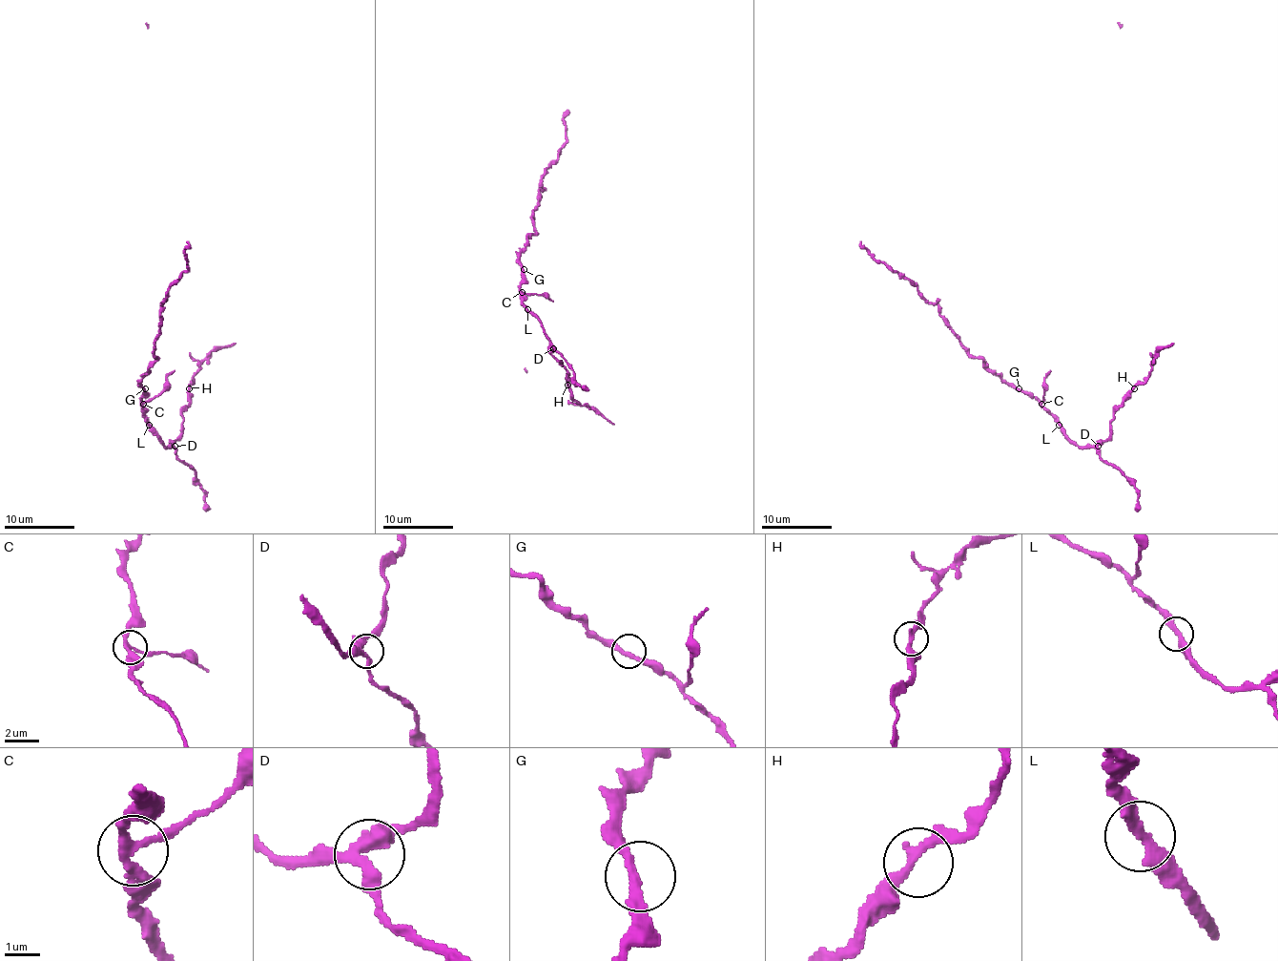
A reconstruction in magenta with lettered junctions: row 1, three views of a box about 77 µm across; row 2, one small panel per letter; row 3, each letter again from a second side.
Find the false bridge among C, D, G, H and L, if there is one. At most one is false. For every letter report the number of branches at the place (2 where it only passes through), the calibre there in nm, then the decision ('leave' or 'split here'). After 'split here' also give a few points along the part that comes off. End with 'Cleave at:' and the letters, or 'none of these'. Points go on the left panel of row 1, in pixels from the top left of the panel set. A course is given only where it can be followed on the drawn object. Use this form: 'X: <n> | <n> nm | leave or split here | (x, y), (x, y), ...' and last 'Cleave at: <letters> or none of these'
C: 3 | 200 nm | split here | (143, 404), (152, 400), (164, 388), (166, 378), (175, 370)
D: 3 | 260 nm | leave
G: 2 | 240 nm | leave
H: 2 | 240 nm | leave
L: 2 | 280 nm | leave
Cleave at: C

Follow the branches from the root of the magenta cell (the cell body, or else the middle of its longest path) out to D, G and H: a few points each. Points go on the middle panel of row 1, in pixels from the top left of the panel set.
D: (536, 208), (532, 217), (536, 231), (520, 254), (520, 301), (541, 322), (545, 336), (553, 348)
G: (536, 208), (532, 217), (536, 231), (520, 254), (520, 266), (524, 269)
H: (536, 208), (536, 231), (520, 254), (520, 301), (541, 322), (549, 353), (567, 371), (567, 385)

